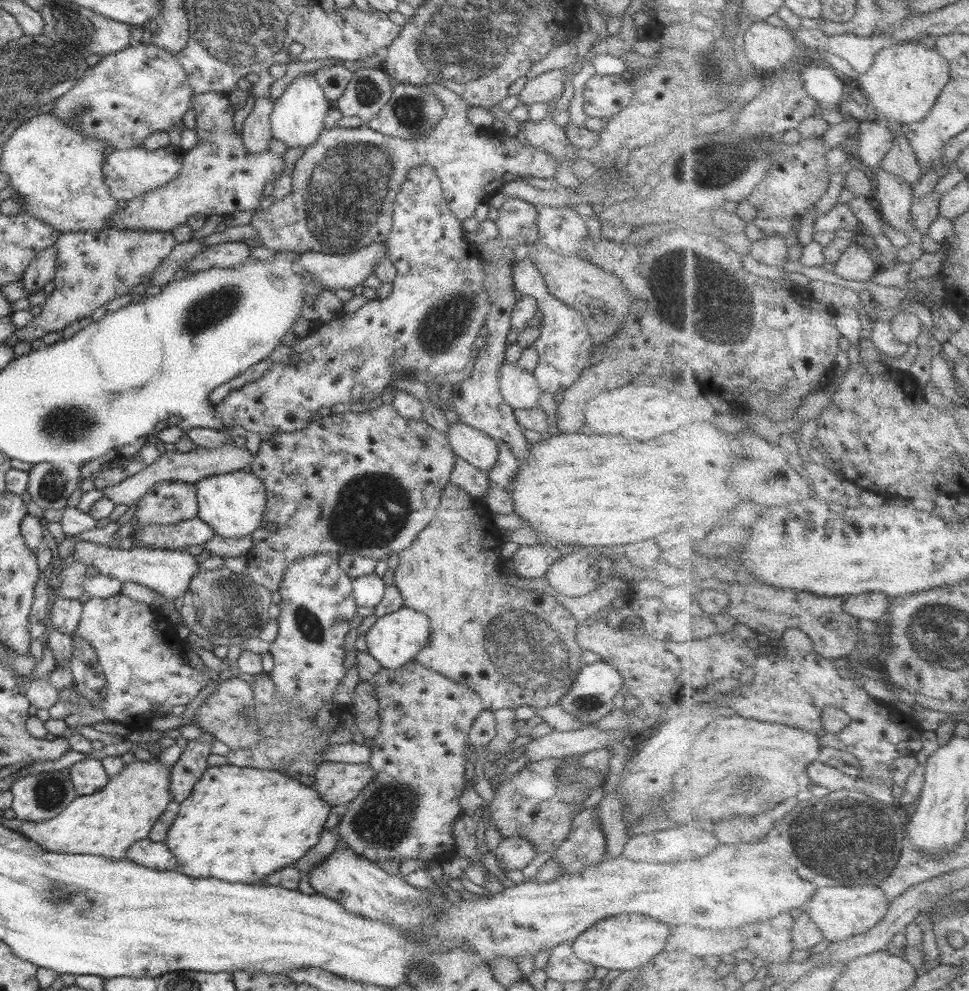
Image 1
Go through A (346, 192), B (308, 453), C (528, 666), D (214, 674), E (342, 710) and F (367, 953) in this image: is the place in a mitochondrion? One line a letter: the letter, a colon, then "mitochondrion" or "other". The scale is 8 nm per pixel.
A: mitochondrion
B: other
C: mitochondrion
D: other
E: other
F: other

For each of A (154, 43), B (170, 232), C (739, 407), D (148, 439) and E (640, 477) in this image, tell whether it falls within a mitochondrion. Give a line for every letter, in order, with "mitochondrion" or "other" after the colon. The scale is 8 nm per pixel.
A: other
B: other
C: other
D: other
E: mitochondrion

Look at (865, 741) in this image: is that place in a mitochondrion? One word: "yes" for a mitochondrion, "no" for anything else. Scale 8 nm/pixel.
no

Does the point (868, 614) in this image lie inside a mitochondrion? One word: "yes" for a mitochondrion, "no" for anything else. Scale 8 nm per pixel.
no

